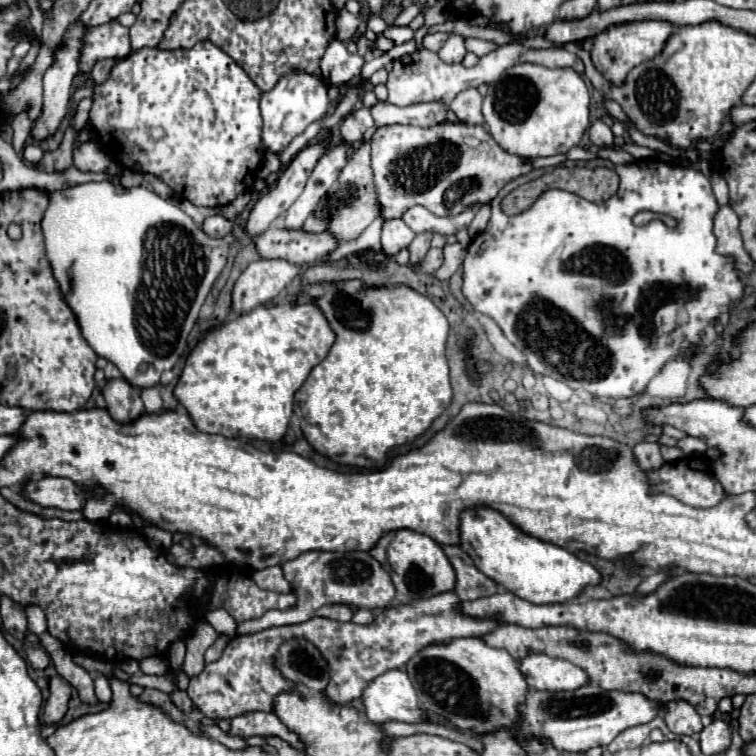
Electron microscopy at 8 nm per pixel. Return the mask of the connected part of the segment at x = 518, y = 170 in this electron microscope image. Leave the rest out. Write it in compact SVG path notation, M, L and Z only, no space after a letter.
M442 123L432 129L422 129L414 125L384 125L374 131L370 137L372 147L372 169L374 169L374 185L378 191L380 207L386 219L402 217L402 213L414 205L422 205L438 217L450 217L462 213L470 205L490 203L498 191L512 179L526 175L532 171L530 161L510 155L504 149L474 149L466 145L466 137L470 137L470 129L462 123Z

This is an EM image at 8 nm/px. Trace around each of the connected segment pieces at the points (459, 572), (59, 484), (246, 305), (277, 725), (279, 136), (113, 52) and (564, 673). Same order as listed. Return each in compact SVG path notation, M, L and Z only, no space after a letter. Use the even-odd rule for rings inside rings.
M442 545L442 549L456 571L454 591L462 601L474 601L478 597L490 597L498 591L496 583L472 565L472 559L466 555L466 551L462 551L456 545Z
M42 477L38 481L32 479L22 487L22 493L42 507L56 507L66 511L80 511L88 497L70 479L60 477Z
M260 259L250 263L234 285L232 309L246 313L270 303L300 273L302 267L286 259Z
M246 713L240 715L236 719L230 721L230 731L228 735L236 735L242 739L248 737L282 737L282 741L290 741L290 745L294 745L294 749L302 749L304 751L304 743L302 739L290 731L274 713Z
M288 73L278 81L278 85L274 89L262 93L260 109L262 109L262 119L264 119L262 143L264 143L266 151L282 153L282 149L286 149L288 143L296 135L304 133L304 129L310 123L328 115L328 111L330 111L328 85L308 73Z
M116 19L104 25L86 27L82 37L78 71L80 75L90 75L92 67L100 59L122 59L130 55L130 35Z
M530 651L516 659L530 689L540 691L574 691L588 683L588 675L566 659L554 659L544 653Z

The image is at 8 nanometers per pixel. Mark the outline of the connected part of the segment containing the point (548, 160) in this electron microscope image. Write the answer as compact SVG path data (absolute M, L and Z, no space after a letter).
M558 154L551 157L537 158L535 160L532 160L534 169L540 169L550 166L556 167L562 163L564 163L564 154Z

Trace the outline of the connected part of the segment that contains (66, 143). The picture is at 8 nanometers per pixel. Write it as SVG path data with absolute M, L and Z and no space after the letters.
M66 129L64 133L64 139L62 139L62 145L56 149L56 151L50 151L50 153L44 153L44 159L38 163L38 165L46 165L46 167L68 167L72 165L72 153L70 153L70 147L72 147L72 131Z

